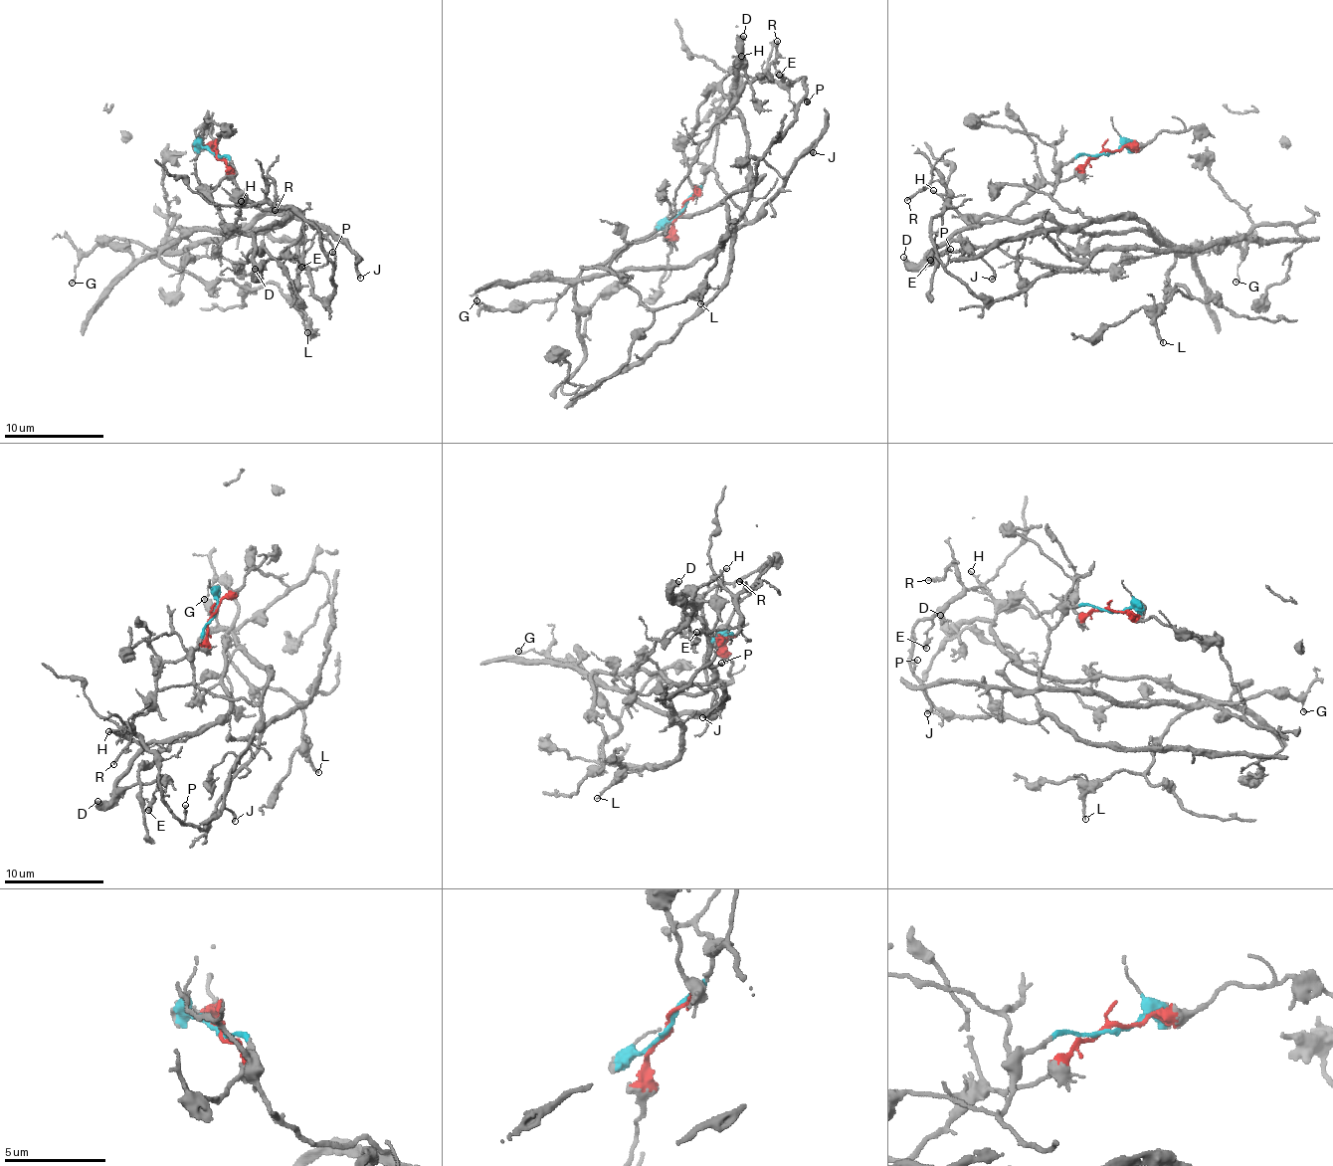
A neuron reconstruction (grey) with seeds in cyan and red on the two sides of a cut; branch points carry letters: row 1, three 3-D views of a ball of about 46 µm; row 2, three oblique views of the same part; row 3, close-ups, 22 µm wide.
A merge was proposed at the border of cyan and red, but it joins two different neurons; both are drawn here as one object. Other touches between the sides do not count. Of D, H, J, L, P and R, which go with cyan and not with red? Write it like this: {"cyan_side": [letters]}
{"cyan_side": ["J", "P", "R"]}

